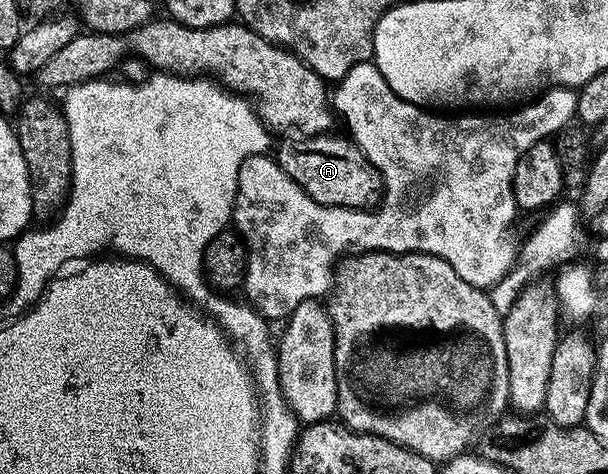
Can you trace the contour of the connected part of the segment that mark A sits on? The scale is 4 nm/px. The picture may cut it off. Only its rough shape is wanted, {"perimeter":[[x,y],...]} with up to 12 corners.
{"perimeter":[[308,134],[274,152],[328,208],[371,208],[380,174],[351,139]]}

